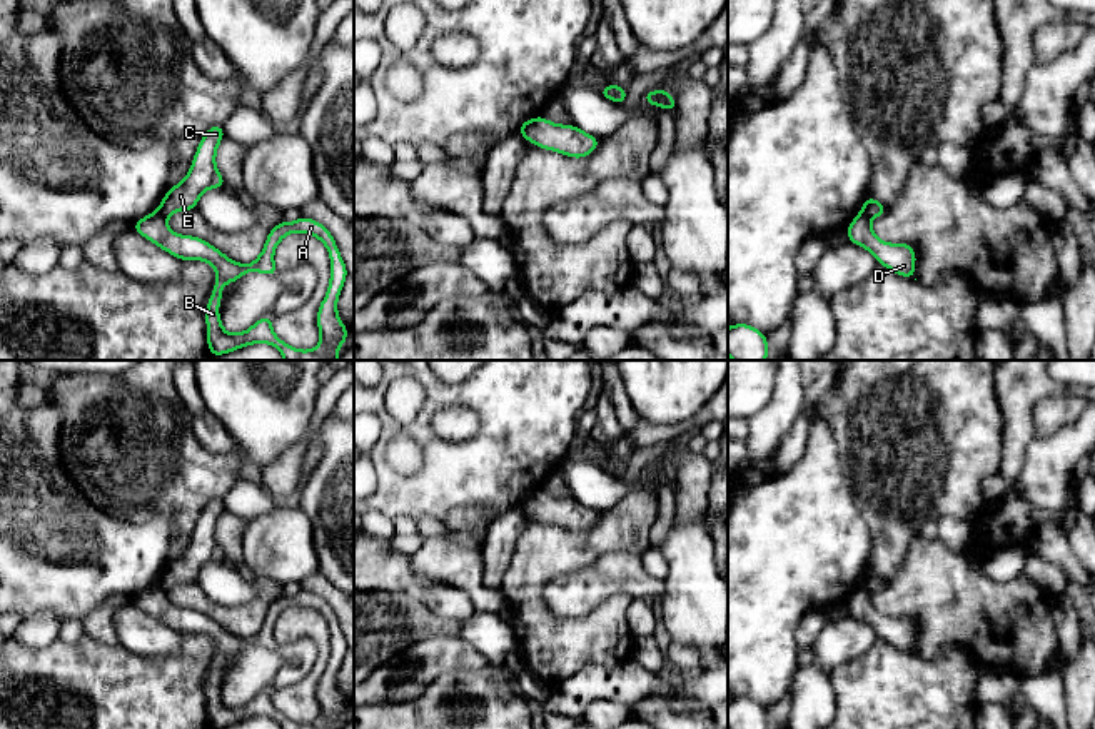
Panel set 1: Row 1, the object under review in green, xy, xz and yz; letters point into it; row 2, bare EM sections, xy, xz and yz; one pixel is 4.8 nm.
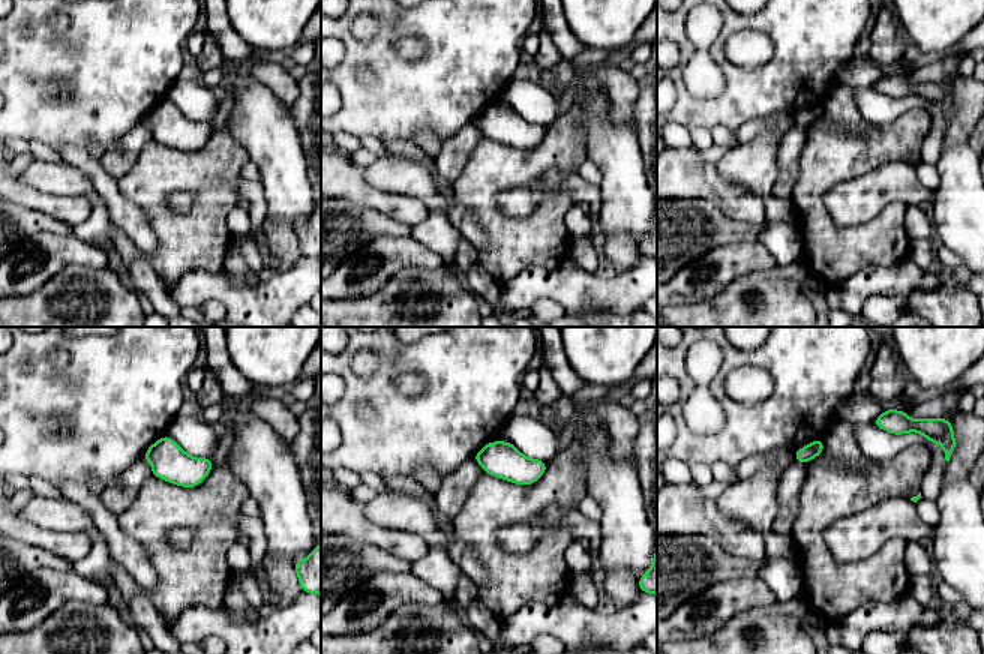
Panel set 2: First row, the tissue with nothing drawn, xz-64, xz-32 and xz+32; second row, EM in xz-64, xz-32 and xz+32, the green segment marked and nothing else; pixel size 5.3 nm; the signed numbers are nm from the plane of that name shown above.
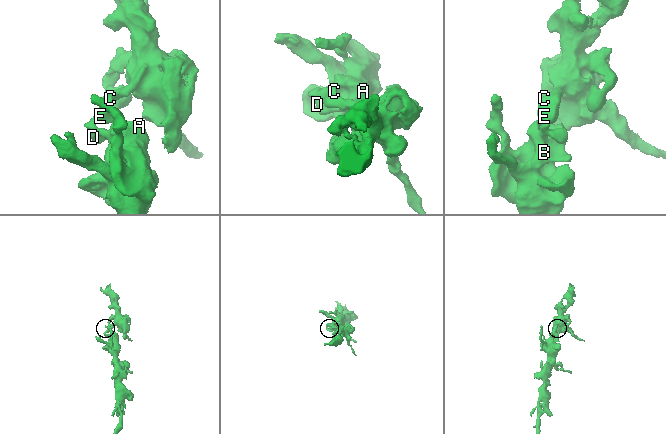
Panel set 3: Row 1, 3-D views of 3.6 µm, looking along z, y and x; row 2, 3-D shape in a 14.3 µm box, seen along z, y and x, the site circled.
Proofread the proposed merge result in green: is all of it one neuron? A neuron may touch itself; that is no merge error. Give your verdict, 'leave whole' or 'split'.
split

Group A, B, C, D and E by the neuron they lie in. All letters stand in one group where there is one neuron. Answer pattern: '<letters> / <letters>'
A B D / C E

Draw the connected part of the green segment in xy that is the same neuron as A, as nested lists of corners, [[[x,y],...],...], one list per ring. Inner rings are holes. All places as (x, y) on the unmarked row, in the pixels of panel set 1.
[[[160,586],[145,589],[142,594],[135,596],[132,602],[180,634],[205,634],[215,642],[217,654],[205,681],[207,717],[212,729],[222,729],[250,717],[270,717],[277,721],[282,729],[339,729],[337,722],[349,711],[346,699],[337,689],[337,672],[344,661],[347,642],[332,607],[320,596],[304,589],[295,596],[282,594],[269,606],[262,627],[249,639],[230,634],[219,622],[199,611],[172,606],[167,599],[167,592]],[[292,606],[317,611],[327,621],[331,631],[331,656],[317,684],[317,701],[320,704],[319,719],[312,724],[290,721],[274,707],[270,689],[260,691],[245,706],[227,707],[220,697],[220,687],[217,686],[222,676],[224,659],[239,654],[247,646],[277,649],[279,644],[274,639],[275,621]]]

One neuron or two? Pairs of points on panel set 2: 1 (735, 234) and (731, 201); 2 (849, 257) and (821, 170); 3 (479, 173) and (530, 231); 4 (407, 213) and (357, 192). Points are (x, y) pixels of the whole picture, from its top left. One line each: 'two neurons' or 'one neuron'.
1: two neurons
2: one neuron
3: one neuron
4: one neuron

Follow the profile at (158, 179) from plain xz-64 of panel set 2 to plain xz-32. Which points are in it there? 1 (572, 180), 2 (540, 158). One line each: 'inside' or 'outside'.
1: outside
2: inside

